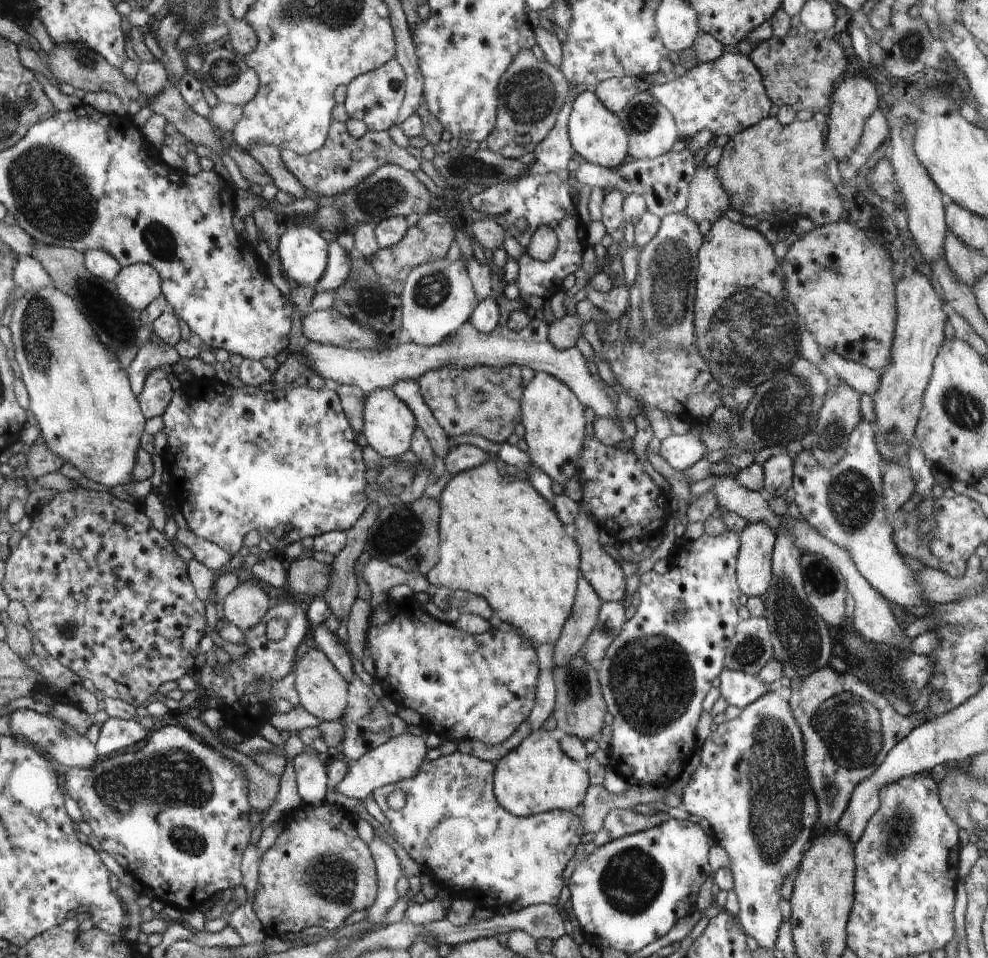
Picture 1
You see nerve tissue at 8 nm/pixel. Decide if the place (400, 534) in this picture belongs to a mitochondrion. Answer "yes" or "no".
yes

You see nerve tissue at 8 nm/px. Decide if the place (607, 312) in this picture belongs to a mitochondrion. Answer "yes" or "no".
no

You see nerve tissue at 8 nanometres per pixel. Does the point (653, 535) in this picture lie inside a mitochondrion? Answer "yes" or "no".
no

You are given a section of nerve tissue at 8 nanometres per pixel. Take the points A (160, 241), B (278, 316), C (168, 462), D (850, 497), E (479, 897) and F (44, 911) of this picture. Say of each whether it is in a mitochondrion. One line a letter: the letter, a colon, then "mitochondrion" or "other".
A: mitochondrion
B: other
C: other
D: mitochondrion
E: other
F: other

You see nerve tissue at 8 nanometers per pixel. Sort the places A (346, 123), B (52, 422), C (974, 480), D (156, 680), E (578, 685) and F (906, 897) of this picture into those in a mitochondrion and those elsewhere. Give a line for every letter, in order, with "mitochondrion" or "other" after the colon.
A: other
B: other
C: other
D: other
E: mitochondrion
F: other

